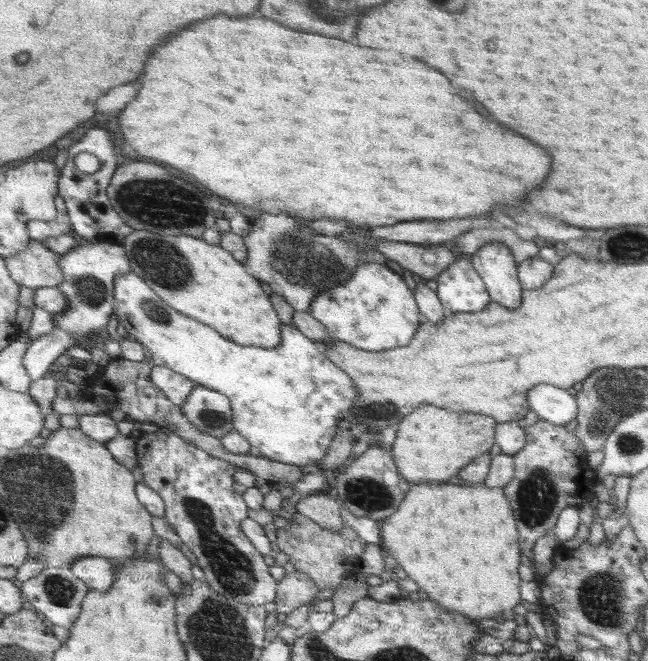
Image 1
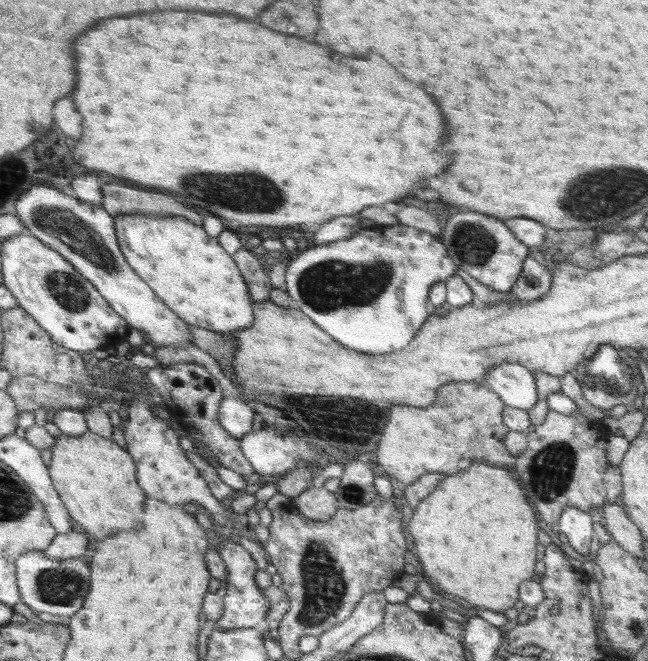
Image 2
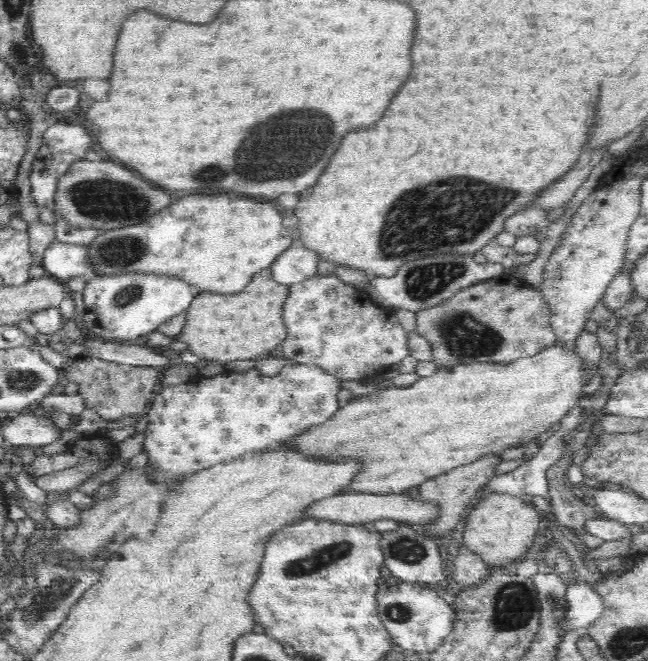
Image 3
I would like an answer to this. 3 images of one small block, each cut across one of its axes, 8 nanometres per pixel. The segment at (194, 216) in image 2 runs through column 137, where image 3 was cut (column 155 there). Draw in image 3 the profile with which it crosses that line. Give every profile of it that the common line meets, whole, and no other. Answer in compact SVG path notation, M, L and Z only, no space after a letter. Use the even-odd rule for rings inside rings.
M91 158L73 165L72 171L58 184L56 205L62 215L75 226L92 226L106 231L140 224L172 204L166 190L154 188L140 180L132 170L126 170L114 161ZM148 198L148 202L146 202Z

